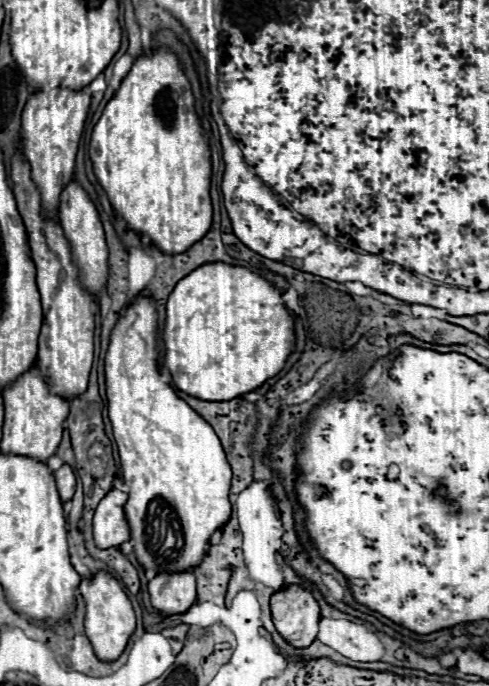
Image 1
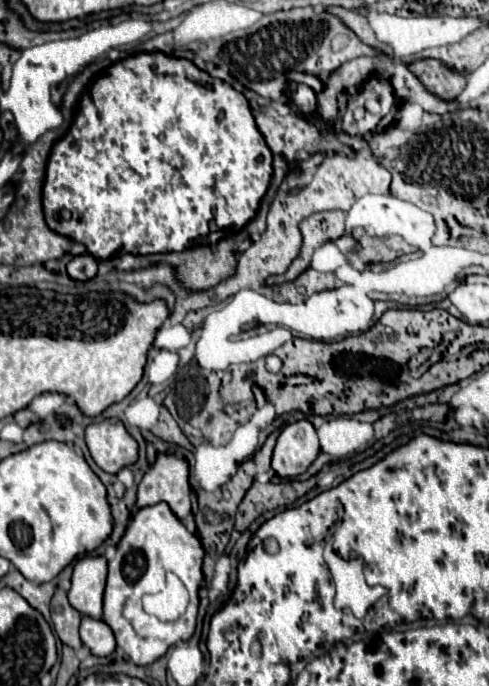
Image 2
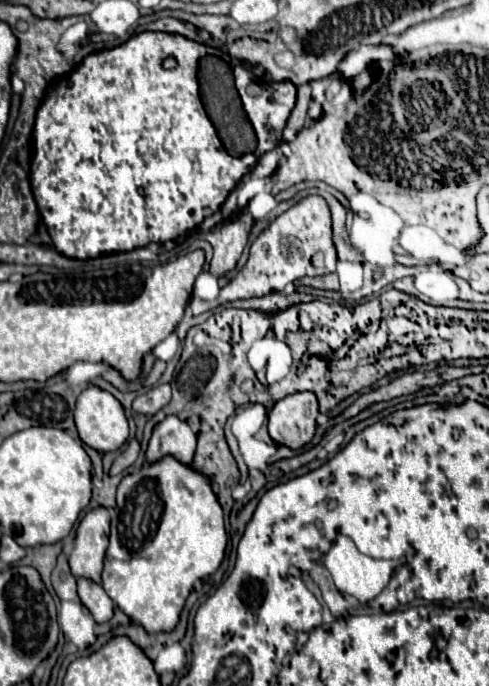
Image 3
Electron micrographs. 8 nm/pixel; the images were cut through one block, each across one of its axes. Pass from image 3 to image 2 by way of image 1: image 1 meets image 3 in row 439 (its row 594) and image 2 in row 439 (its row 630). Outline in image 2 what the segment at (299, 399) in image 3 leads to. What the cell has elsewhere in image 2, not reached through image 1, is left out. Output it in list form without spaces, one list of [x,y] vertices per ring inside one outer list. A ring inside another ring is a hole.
[[[308,420],[288,424],[274,448],[272,470],[280,478],[296,478],[308,470],[308,466],[320,454],[320,444],[314,426]]]

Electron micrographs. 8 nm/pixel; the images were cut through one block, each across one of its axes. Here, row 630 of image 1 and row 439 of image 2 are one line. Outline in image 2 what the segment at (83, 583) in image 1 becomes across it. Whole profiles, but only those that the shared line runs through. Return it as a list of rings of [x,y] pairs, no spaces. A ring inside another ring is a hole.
[[[108,418],[86,428],[86,444],[94,462],[108,474],[136,464],[138,444],[118,418]]]

